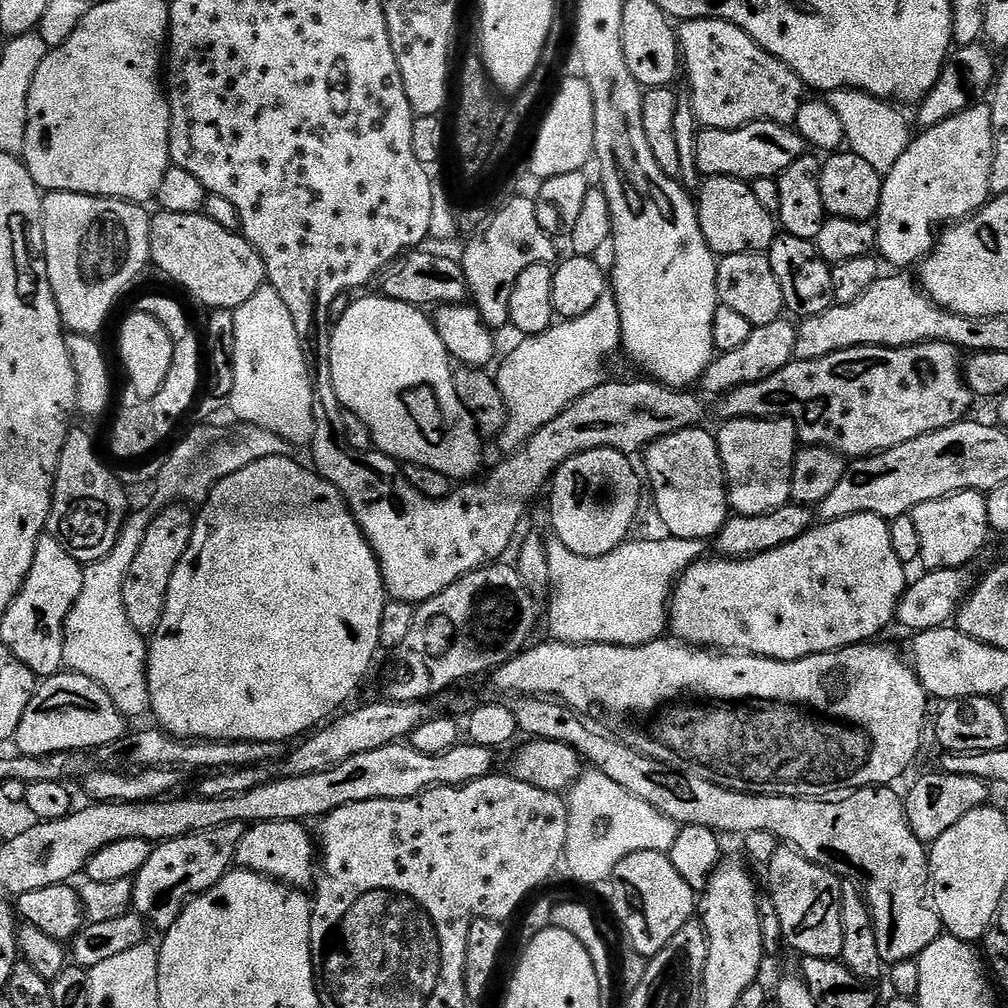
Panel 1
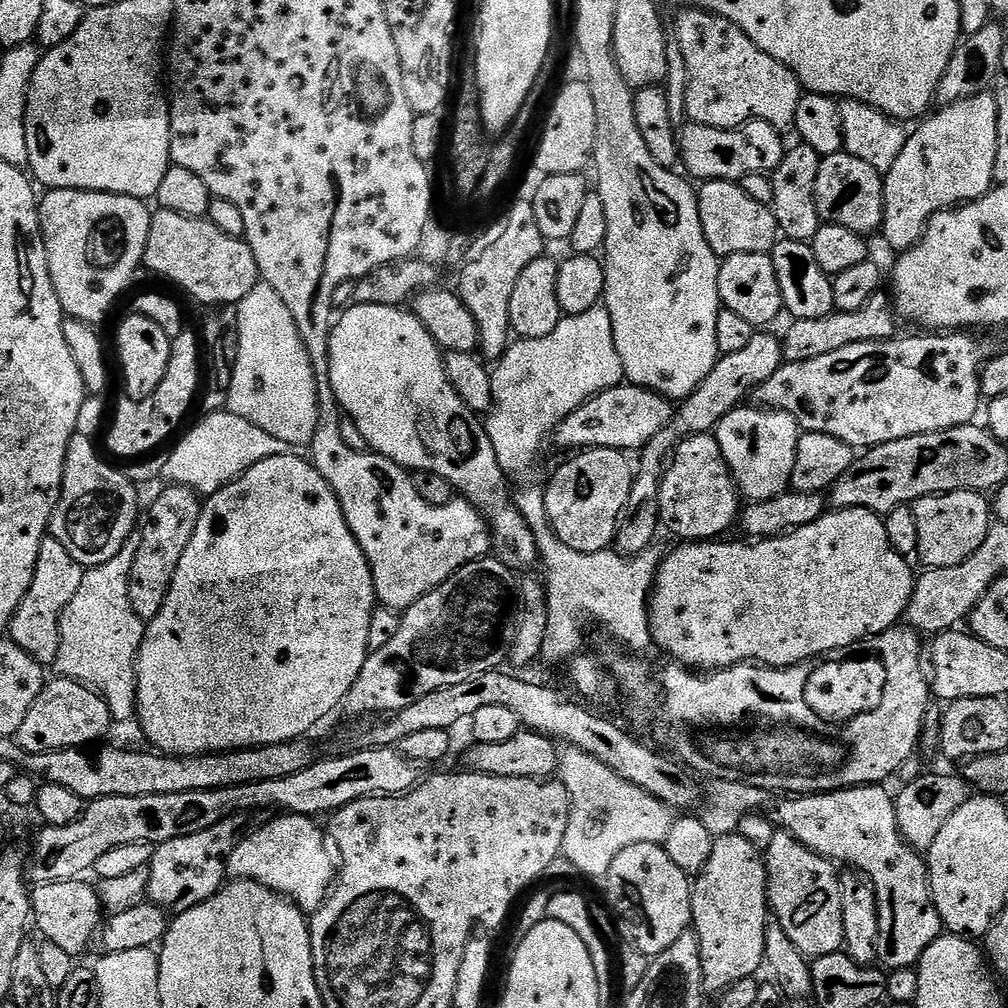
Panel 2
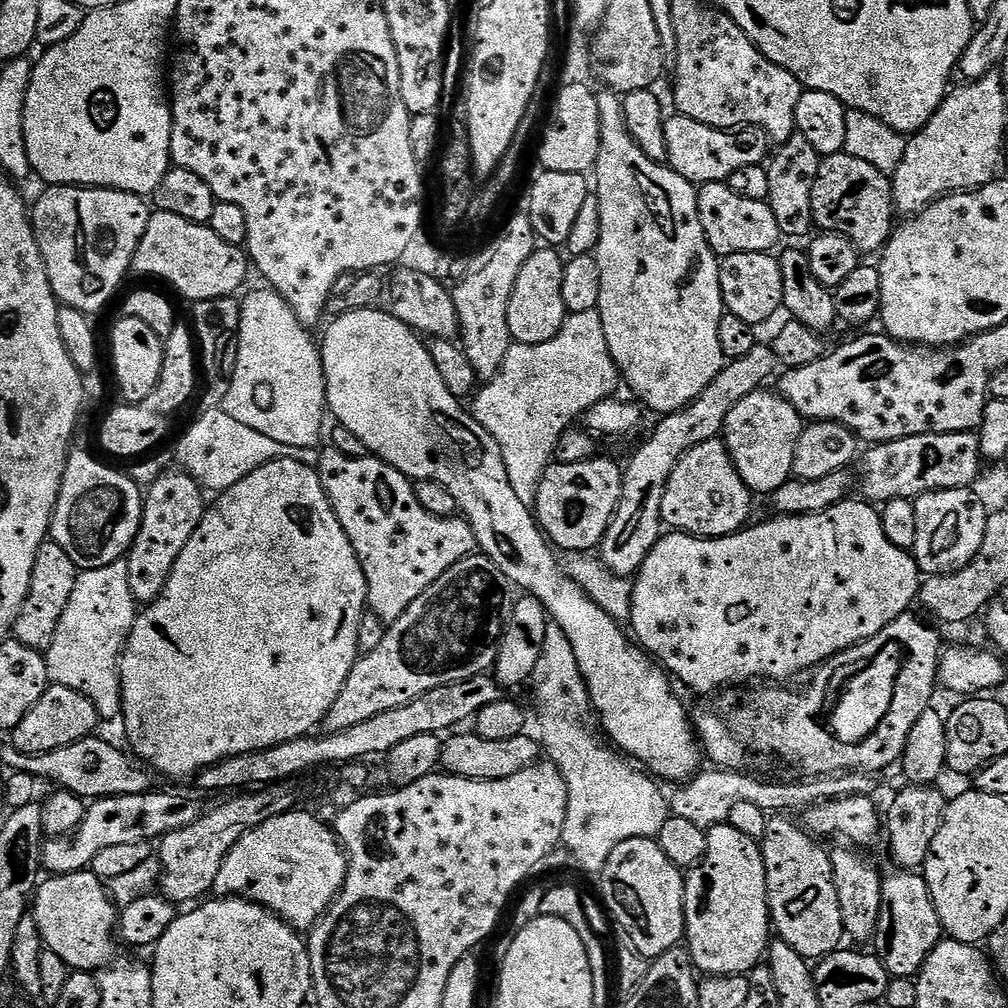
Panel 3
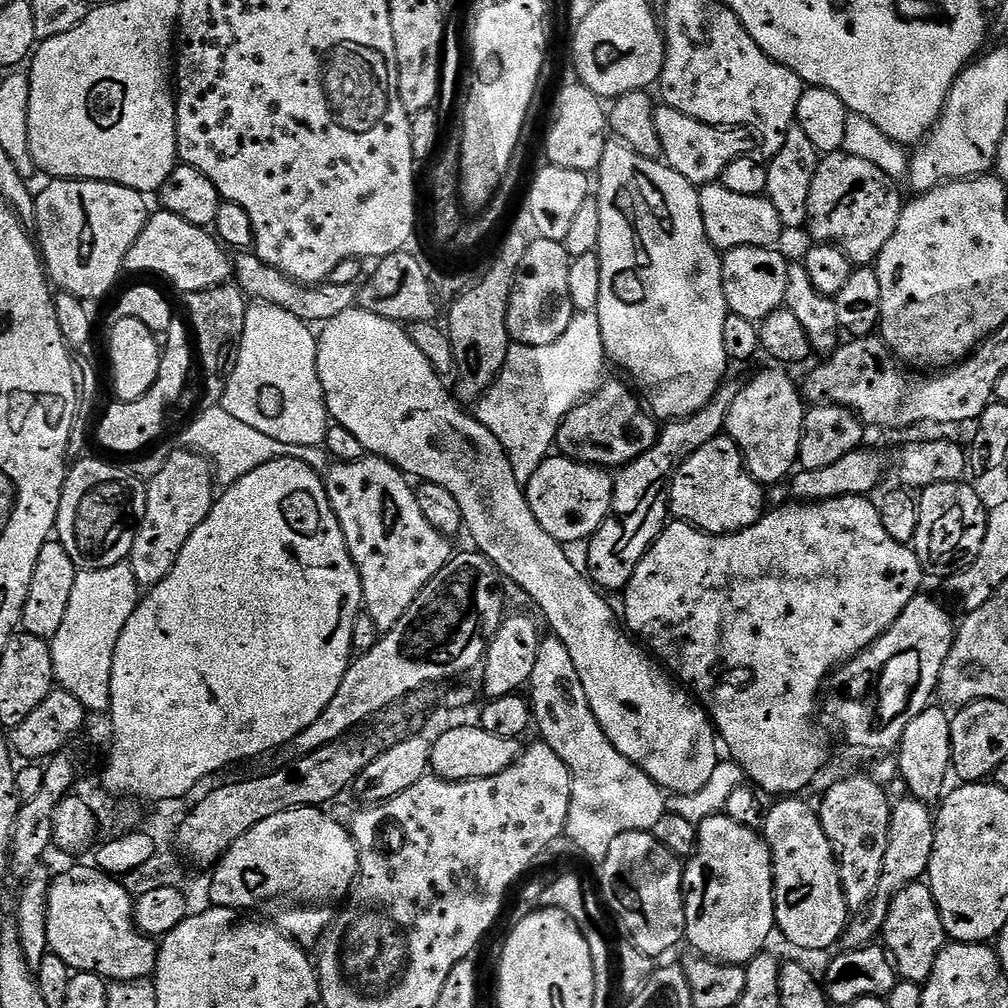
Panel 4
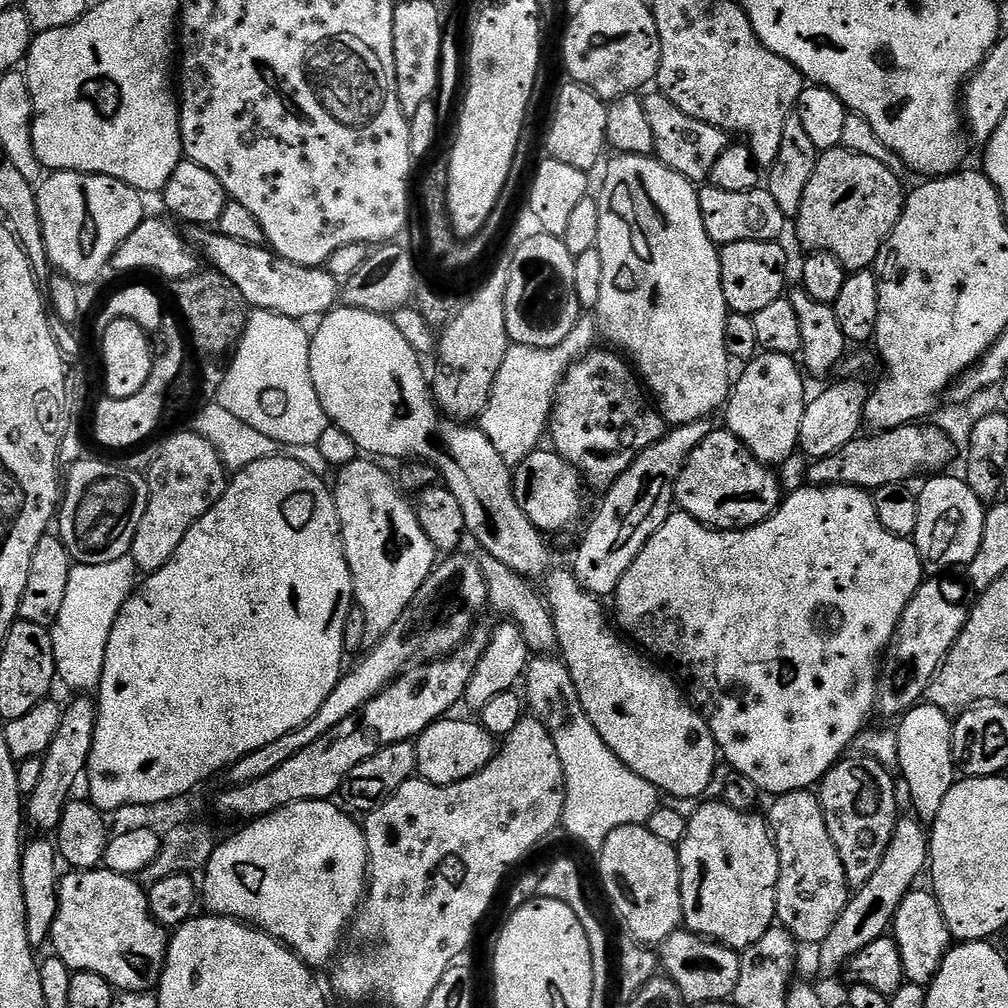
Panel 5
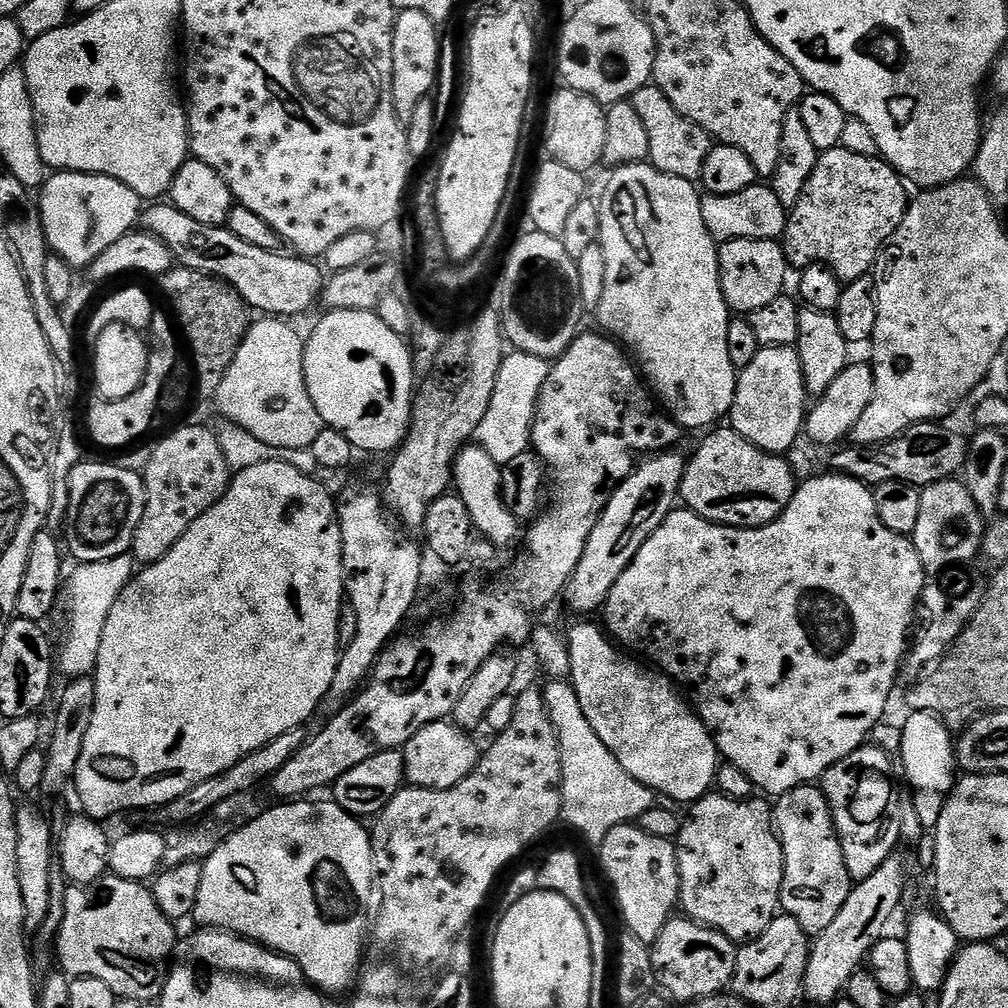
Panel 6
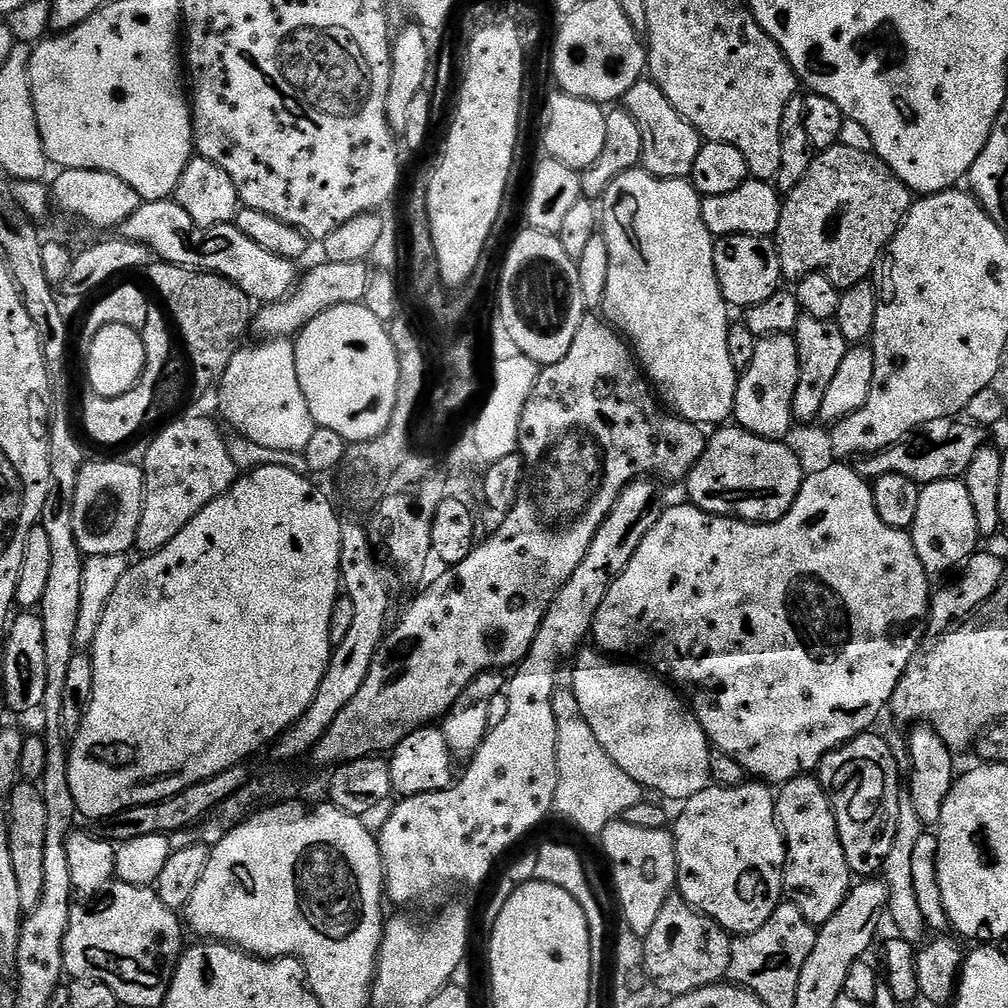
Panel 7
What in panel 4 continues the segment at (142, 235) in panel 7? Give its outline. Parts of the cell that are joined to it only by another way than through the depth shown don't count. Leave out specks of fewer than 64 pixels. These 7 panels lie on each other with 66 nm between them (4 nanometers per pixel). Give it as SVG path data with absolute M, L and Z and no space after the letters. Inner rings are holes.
M240 254L235 257L234 280L245 297L256 302L278 306L305 322L333 320L338 318L338 314L357 307L358 304L358 288L356 284L334 285L329 282L311 286L299 284L296 280L291 280L286 274L274 270L274 266L262 262L254 254Z

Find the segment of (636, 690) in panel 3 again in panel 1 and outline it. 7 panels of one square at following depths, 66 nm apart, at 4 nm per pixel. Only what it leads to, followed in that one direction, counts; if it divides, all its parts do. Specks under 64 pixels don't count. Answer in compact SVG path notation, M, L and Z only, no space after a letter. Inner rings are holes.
M379 294L373 296L364 296L353 299L349 310L342 319L334 324L332 330L332 341L330 342L330 370L334 373L334 390L338 393L338 398L342 402L345 412L353 412L362 422L366 422L366 428L370 430L370 436L375 451L384 453L385 456L392 457L397 462L403 462L405 465L417 464L418 466L430 466L430 470L438 470L446 474L453 482L468 482L473 479L472 476L484 464L484 444L480 430L476 426L476 417L469 408L460 401L460 395L456 389L456 372L454 371L454 361L448 355L448 348L442 342L442 338L433 317L428 316L423 307L398 302L394 298L386 298Z

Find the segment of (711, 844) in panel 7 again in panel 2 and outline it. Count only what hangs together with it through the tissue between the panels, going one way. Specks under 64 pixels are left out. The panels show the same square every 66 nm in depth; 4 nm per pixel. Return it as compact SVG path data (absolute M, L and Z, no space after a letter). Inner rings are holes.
M738 834L715 837L710 862L706 862L704 869L692 880L692 928L700 947L705 993L722 993L734 986L734 982L756 976L759 968L765 967L766 926L769 919L768 875L761 849L750 846L750 842Z

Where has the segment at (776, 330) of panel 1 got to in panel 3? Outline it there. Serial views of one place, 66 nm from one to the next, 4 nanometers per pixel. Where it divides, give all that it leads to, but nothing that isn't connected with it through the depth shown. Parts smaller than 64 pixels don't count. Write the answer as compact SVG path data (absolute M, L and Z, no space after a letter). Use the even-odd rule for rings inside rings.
M757 342L750 354L742 354L742 358L737 360L728 360L718 378L714 378L714 382L710 382L710 386L706 386L706 390L702 390L694 402L657 419L660 421L649 434L648 441L633 454L628 468L626 464L623 469L624 485L620 505L616 507L616 513L598 549L599 559L604 561L607 568L625 578L635 577L646 554L650 554L662 535L662 494L666 494L666 482L670 482L674 466L678 466L680 459L694 446L717 439L724 431L730 410L734 410L742 398L761 391L767 385L764 383L772 375L777 375L776 371L778 365L771 347L767 343Z

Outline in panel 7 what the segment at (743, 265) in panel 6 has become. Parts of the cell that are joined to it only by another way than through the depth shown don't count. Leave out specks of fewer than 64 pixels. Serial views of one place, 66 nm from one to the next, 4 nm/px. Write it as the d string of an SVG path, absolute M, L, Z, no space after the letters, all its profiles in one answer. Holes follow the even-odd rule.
M722 236L714 243L714 270L718 274L718 286L722 290L722 298L733 309L743 310L750 306L758 306L758 302L766 302L770 294L781 291L780 259L775 243L766 236Z

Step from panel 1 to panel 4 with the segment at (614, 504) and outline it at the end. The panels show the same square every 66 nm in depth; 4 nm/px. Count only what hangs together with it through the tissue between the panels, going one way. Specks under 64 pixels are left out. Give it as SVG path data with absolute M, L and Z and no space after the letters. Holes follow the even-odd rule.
M550 454L541 462L538 470L534 470L523 489L534 518L538 518L538 526L542 526L542 530L546 530L546 534L550 534L550 538L554 538L559 544L571 546L579 540L591 540L600 529L612 509L613 483L611 471L590 464L580 464L559 454Z

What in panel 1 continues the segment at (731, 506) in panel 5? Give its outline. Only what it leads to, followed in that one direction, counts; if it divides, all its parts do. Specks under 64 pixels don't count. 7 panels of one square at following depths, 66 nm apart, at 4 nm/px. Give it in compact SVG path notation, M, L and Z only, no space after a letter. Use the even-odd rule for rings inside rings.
M697 426L694 428L683 428L680 432L675 432L669 436L663 436L662 439L654 441L649 444L646 451L643 453L642 459L644 464L648 467L648 476L646 472L646 480L652 483L652 492L656 495L656 512L660 515L660 520L664 523L663 531L670 536L677 536L678 538L686 538L687 540L703 540L705 542L711 541L720 533L722 526L728 520L730 515L730 505L728 502L728 485L724 479L724 463L720 457L720 447L716 444L716 437L710 431L707 432L707 427Z

